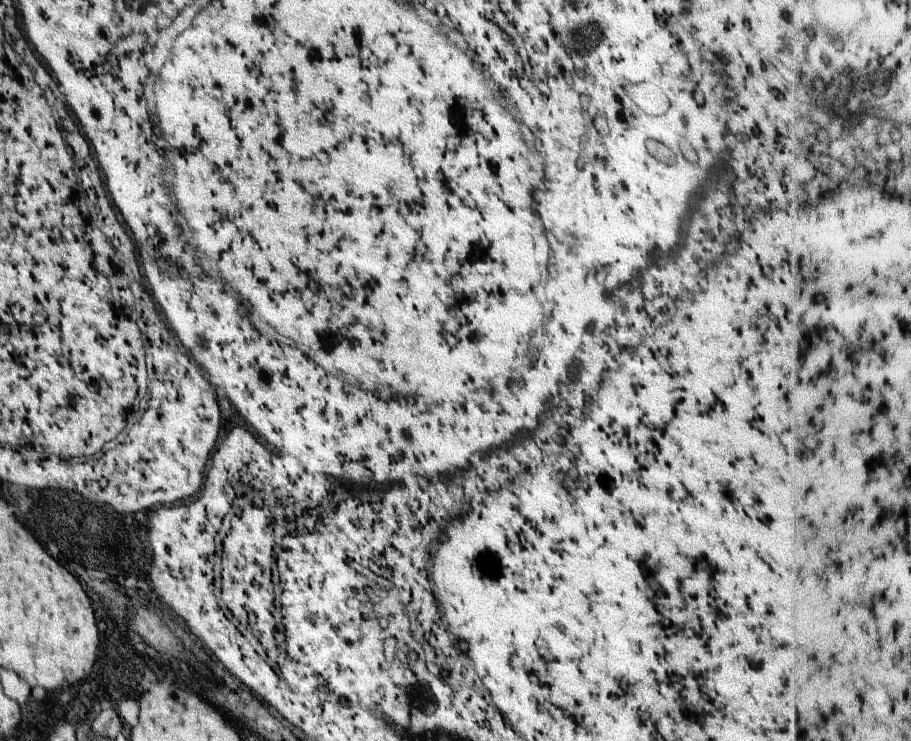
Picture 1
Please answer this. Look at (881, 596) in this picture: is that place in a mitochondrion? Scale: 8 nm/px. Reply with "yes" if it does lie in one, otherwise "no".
no

